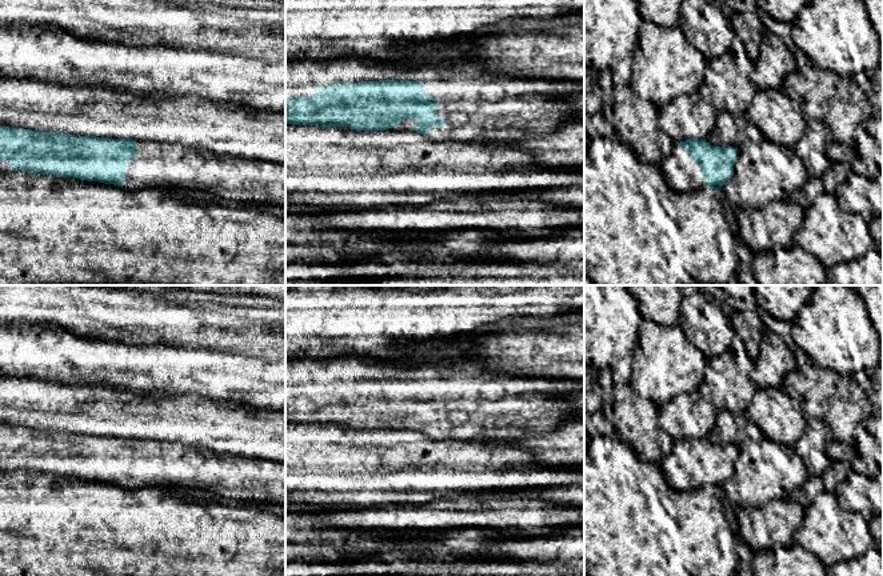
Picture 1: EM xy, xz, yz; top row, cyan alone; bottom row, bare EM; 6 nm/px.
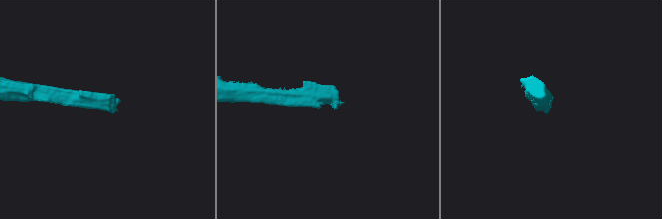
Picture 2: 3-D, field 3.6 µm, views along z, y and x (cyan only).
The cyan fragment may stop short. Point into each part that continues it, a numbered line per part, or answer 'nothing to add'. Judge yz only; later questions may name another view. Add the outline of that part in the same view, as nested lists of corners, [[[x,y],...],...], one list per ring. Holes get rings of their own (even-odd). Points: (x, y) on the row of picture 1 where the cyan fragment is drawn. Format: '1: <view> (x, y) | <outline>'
nothing to add

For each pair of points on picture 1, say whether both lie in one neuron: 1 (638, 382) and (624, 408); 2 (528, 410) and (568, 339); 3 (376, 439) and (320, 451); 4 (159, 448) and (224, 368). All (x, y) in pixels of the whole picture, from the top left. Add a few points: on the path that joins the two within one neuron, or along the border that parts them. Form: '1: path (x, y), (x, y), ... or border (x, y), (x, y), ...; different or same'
1: border (627, 383), (656, 407); different
2: border (516, 374), (559, 376), (570, 380); different
3: path (363, 448), (334, 448); same
4: border (170, 395), (198, 394), (232, 402); different

